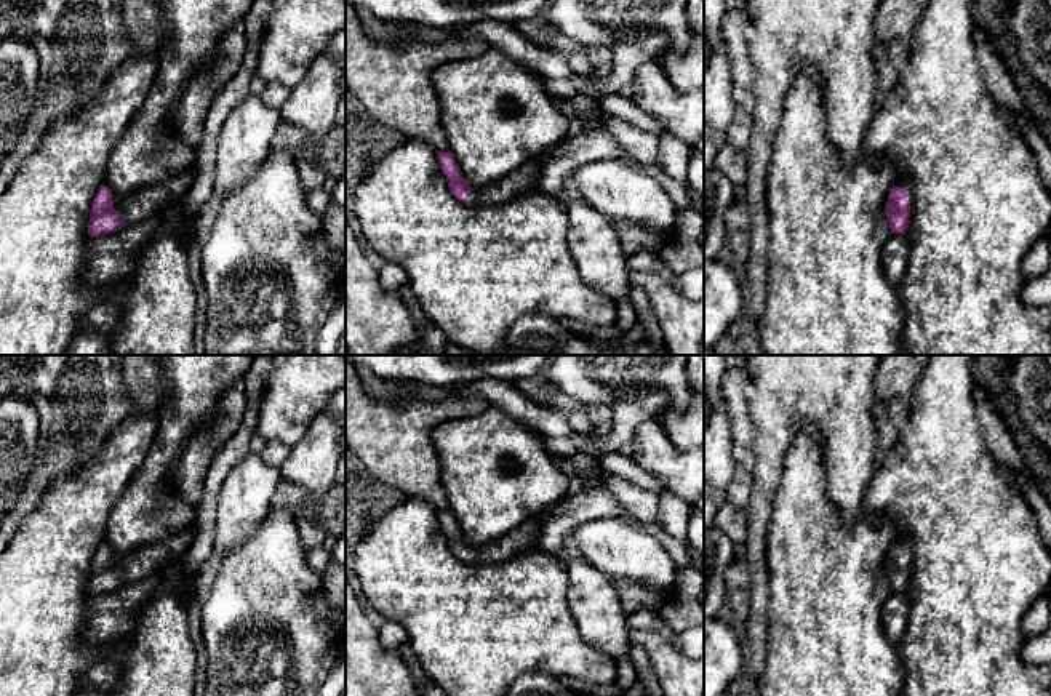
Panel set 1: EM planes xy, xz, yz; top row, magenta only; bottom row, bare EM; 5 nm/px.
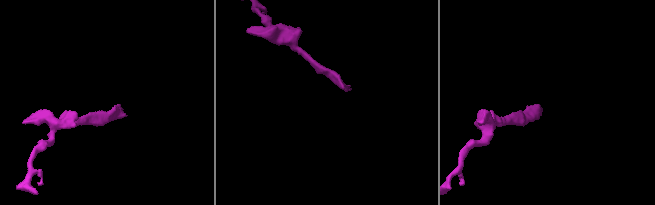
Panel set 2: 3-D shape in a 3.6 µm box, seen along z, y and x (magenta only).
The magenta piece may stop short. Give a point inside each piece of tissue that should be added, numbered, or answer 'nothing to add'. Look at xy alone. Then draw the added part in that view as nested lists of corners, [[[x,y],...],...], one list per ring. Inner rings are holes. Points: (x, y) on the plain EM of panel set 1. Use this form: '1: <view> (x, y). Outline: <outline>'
1: xy (146, 560). Outline: [[[182,531],[168,539],[138,547],[123,557],[115,557],[112,554],[114,566],[120,579],[136,582],[154,573],[160,573],[171,562],[182,558],[190,544],[192,534]]]

